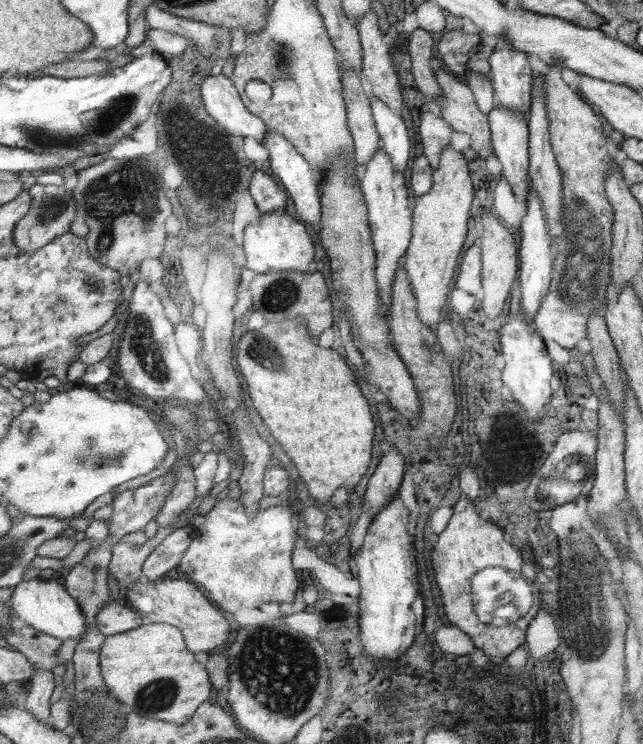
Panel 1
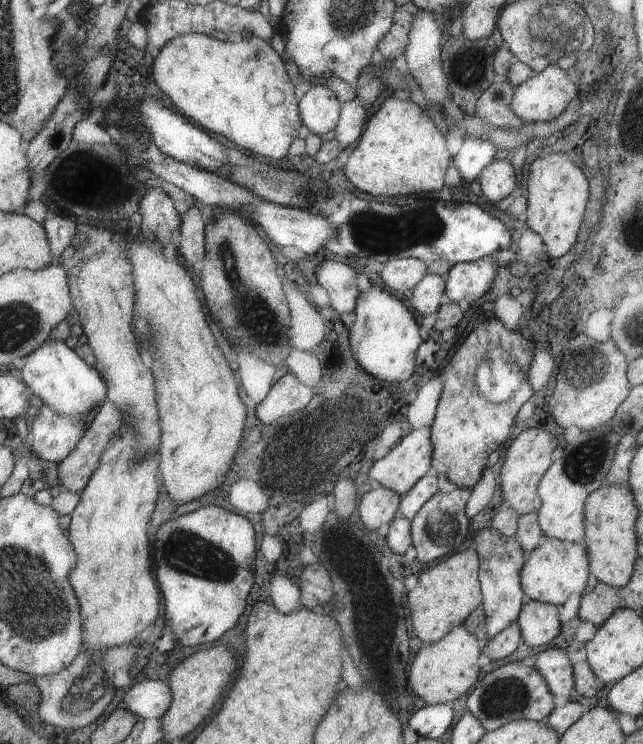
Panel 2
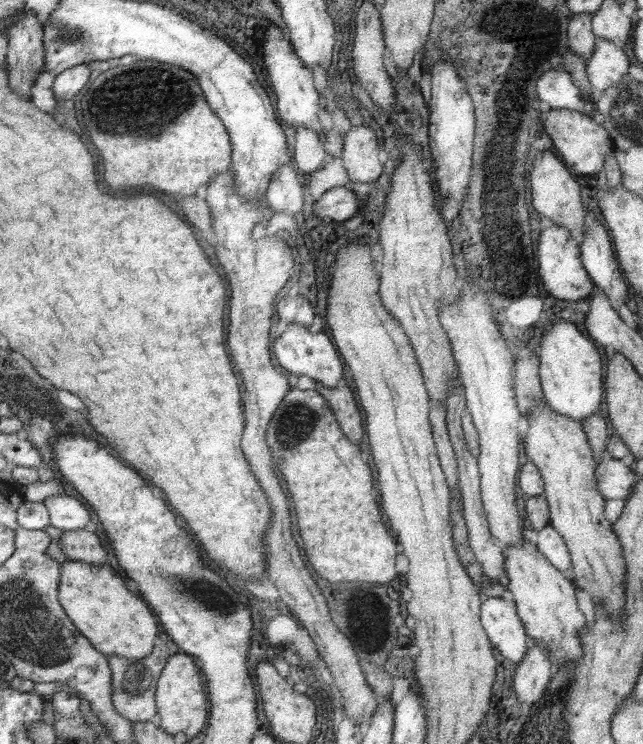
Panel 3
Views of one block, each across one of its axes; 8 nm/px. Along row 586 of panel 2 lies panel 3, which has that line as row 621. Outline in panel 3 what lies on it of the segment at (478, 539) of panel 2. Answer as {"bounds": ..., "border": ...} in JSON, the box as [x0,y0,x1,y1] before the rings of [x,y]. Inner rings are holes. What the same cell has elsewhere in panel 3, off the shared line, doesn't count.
{"bounds":[483,598,535,664],"border":[[[485,598],[483,604],[483,628],[491,636],[495,648],[503,654],[505,660],[521,664],[527,658],[535,640],[529,636],[519,608],[513,600]]]}

